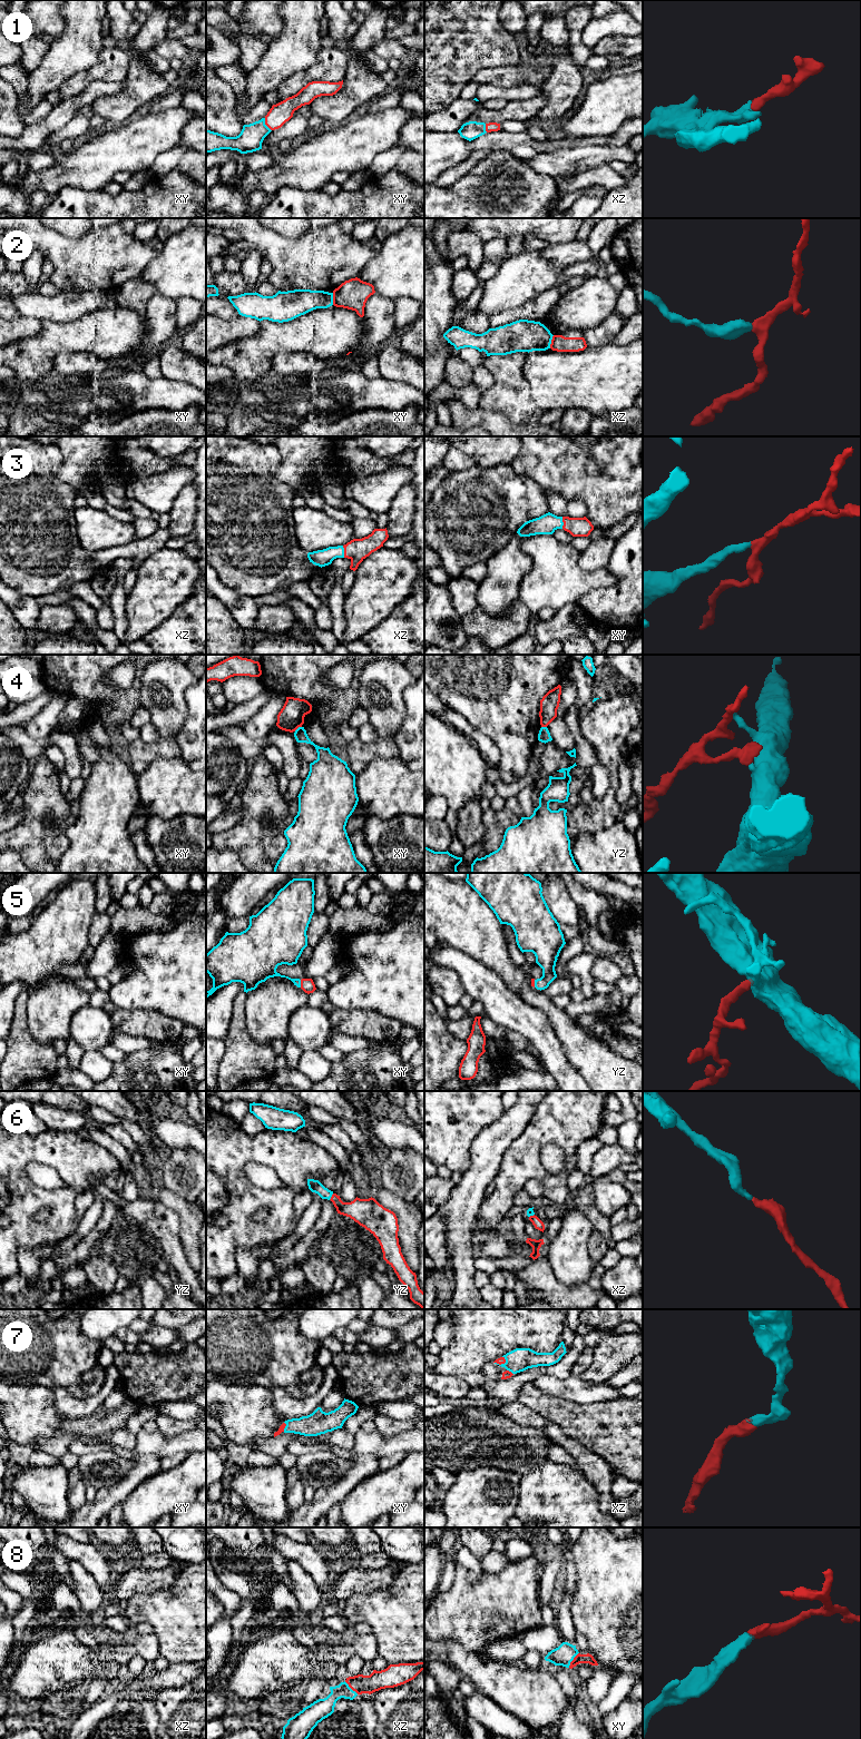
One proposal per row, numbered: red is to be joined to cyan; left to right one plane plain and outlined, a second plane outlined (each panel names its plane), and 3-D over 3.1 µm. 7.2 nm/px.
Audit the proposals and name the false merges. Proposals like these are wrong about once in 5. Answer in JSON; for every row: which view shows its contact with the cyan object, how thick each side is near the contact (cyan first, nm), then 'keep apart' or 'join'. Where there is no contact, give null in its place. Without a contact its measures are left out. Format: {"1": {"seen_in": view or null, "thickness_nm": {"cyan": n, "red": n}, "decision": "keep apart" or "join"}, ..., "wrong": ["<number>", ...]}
{"1": {"seen_in": "xy", "thickness_nm": {"cyan": 170, "red": 150}, "decision": "join"}, "2": {"seen_in": "xz", "thickness_nm": {"cyan": 240, "red": 120}, "decision": "keep apart"}, "3": {"seen_in": "xz", "thickness_nm": {"cyan": 120, "red": 160}, "decision": "join"}, "4": {"seen_in": "xy", "thickness_nm": {"cyan": 90, "red": 180}, "decision": "keep apart"}, "5": {"seen_in": "xy", "thickness_nm": {"cyan": 190, "red": 100}, "decision": "join"}, "6": {"seen_in": "yz", "thickness_nm": {"cyan": 90, "red": 180}, "decision": "join"}, "7": {"seen_in": "xz", "thickness_nm": {"cyan": 170, "red": 50}, "decision": "join"}, "8": {"seen_in": "xy", "thickness_nm": {"cyan": 150, "red": 70}, "decision": "join"}, "wrong": ["2", "4"]}

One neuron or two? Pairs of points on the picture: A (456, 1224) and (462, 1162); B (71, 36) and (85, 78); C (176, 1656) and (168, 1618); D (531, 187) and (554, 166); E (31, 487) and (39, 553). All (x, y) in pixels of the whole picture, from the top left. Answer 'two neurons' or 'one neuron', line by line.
A: two neurons
B: two neurons
C: one neuron
D: two neurons
E: one neuron

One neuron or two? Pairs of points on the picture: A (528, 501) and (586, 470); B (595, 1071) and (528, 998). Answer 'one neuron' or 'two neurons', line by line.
A: two neurons
B: one neuron

